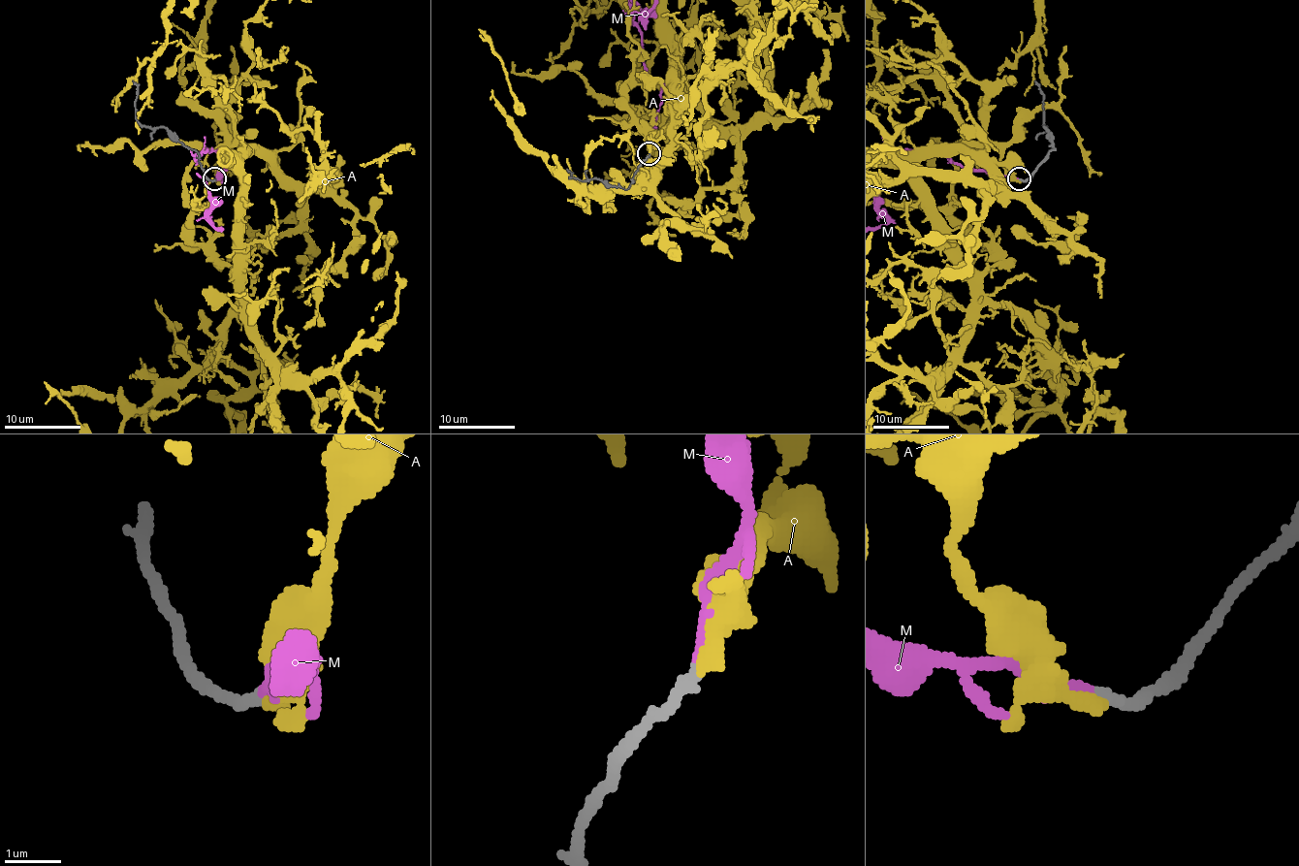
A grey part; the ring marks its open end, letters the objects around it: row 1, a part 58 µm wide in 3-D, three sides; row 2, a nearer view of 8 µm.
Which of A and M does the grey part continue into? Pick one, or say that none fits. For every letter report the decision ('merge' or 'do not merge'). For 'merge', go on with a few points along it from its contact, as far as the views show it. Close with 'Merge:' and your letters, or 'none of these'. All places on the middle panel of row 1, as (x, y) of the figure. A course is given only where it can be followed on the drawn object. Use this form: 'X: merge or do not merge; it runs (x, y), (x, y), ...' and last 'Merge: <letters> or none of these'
A: do not merge
M: merge
Merge: M

